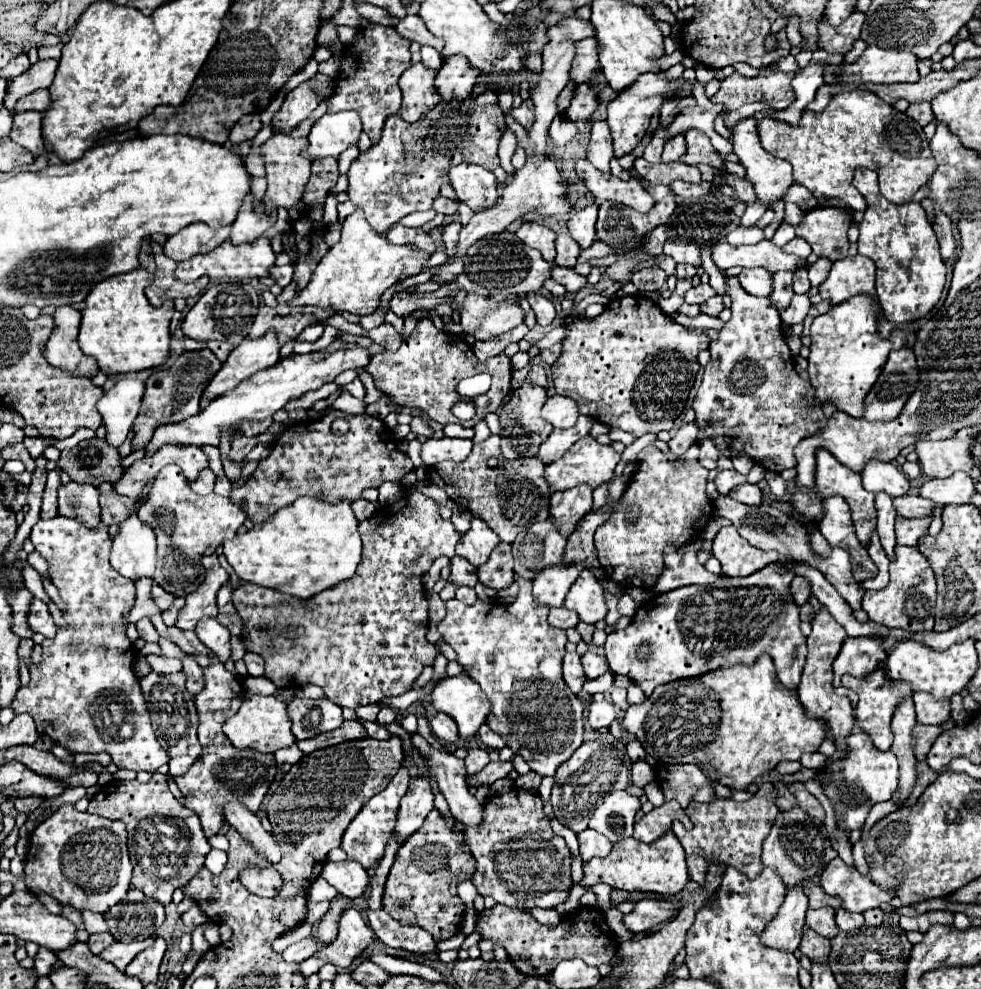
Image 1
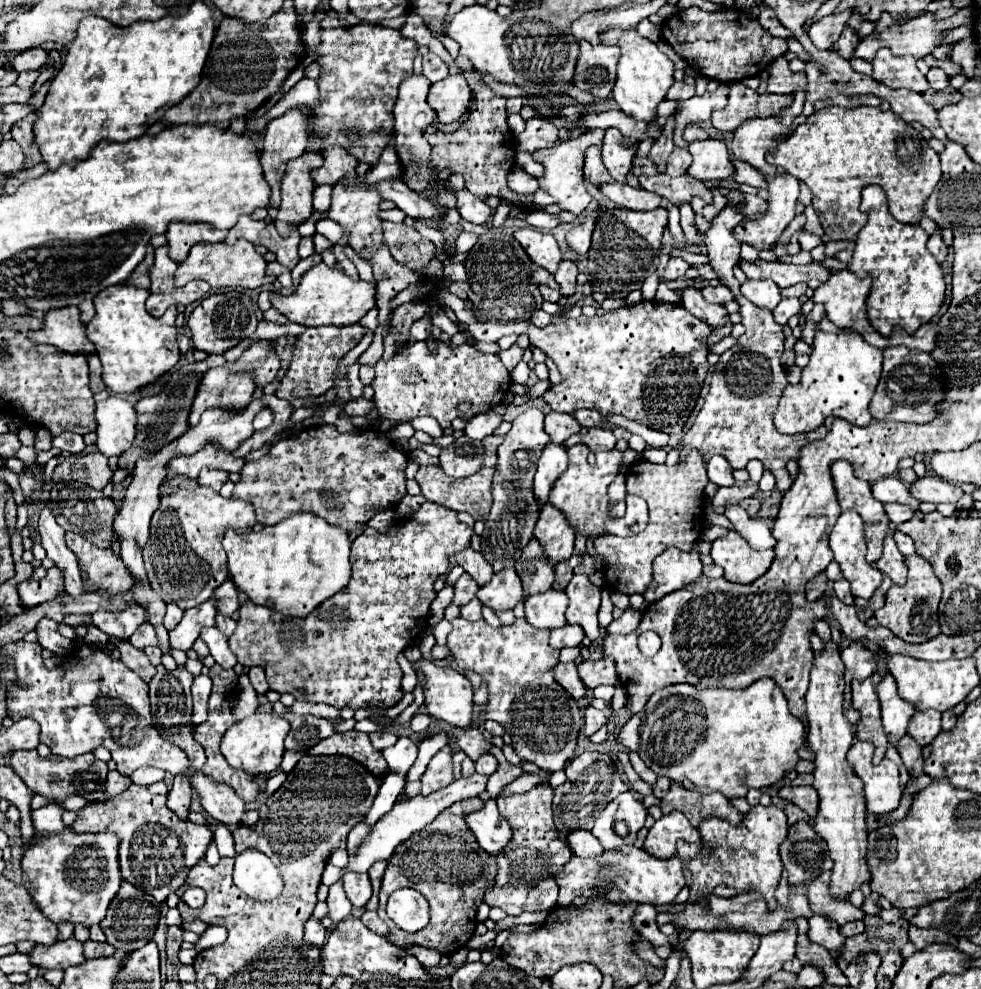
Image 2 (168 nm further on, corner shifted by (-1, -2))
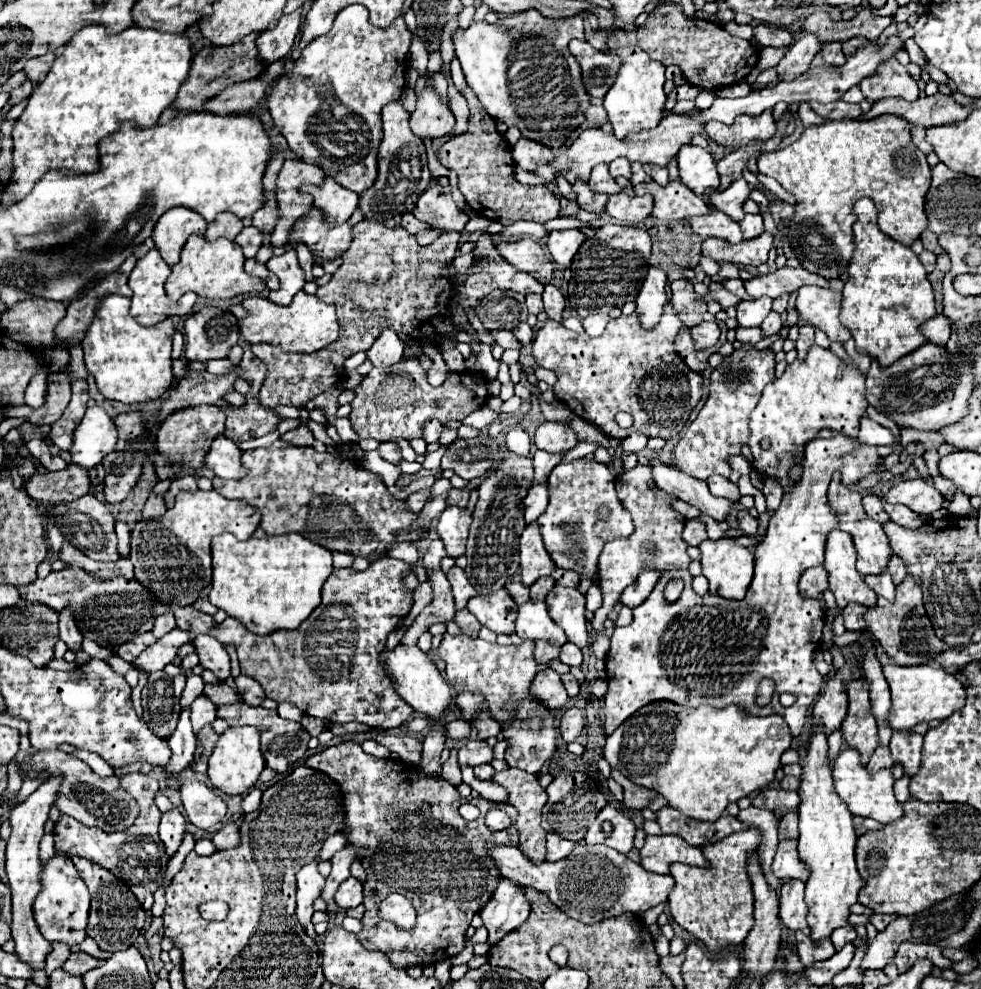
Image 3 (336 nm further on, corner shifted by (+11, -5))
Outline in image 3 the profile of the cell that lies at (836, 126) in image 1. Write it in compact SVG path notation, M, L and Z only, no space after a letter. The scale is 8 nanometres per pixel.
M880 115L876 119L842 119L842 121L824 119L824 123L820 123L820 125L806 127L804 133L800 135L800 139L796 139L788 147L784 147L780 151L766 151L766 153L762 153L758 157L758 171L764 173L764 175L768 175L768 177L774 177L788 193L792 193L796 197L796 215L794 215L794 219L788 225L788 237L790 237L792 253L802 261L802 267L804 269L808 269L810 273L822 275L824 279L838 277L840 275L840 269L846 267L848 261L850 261L850 257L852 257L852 251L854 251L854 245L852 245L852 225L856 221L856 217L852 215L852 205L860 197L870 197L874 201L874 205L878 207L878 227L886 235L890 235L892 239L898 239L904 245L912 245L912 241L918 239L920 233L928 225L928 219L926 219L926 213L924 213L924 197L926 197L926 191L930 187L930 165L926 163L926 155L922 151L918 151L918 147L910 139L910 125L908 125L908 121L904 121L902 117L896 117L896 115Z

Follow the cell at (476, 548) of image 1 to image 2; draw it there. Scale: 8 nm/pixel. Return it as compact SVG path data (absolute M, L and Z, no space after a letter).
M466 548L466 550L456 554L456 562L476 580L478 586L484 586L484 584L490 582L490 578L492 578L490 564L484 562L484 556L480 552L474 552L472 548Z

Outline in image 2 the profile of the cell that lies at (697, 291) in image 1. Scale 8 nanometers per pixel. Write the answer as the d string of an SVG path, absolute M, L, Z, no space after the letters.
M718 284L718 286L706 286L706 288L702 290L702 294L704 294L706 300L710 300L710 302L720 302L720 304L726 304L726 302L734 300L732 290L730 290L728 286L724 286L724 284Z

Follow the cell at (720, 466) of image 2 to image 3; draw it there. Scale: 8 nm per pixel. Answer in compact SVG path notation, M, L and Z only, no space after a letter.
M712 475L706 483L708 483L708 489L710 489L710 493L712 493L712 495L726 497L726 499L732 499L732 501L738 501L738 499L740 499L738 485L734 485L734 483L732 483L732 481L728 481L726 477Z

